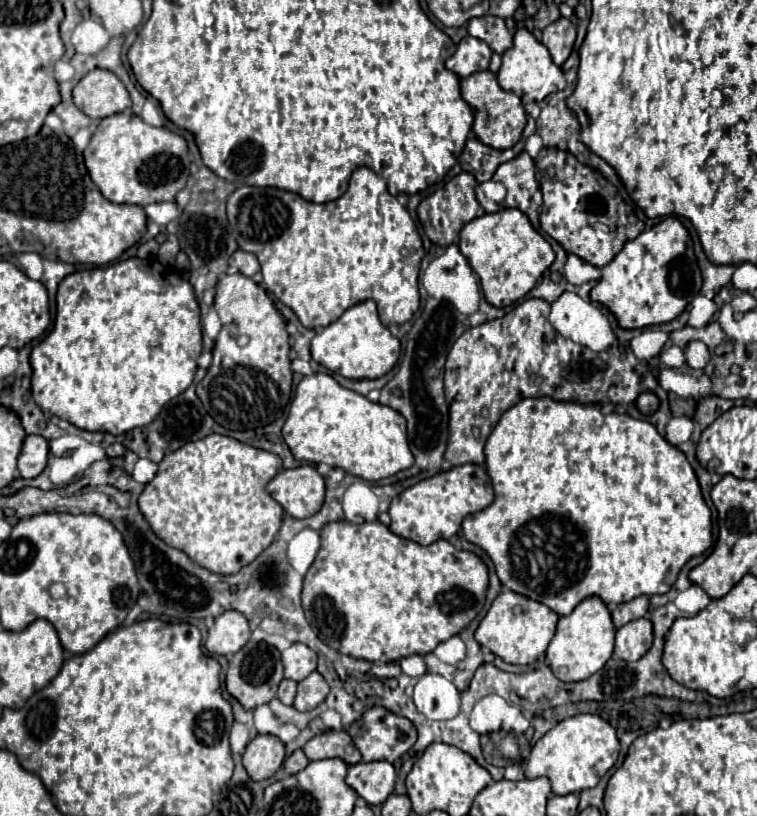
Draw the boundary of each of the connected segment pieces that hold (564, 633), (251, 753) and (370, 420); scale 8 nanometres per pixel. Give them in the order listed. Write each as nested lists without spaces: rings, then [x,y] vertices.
[[[600,598],[582,600],[570,616],[558,620],[556,634],[546,650],[548,666],[562,682],[580,682],[598,672],[612,656],[614,648],[614,624],[606,604]]]
[[[256,736],[242,756],[244,768],[252,780],[266,780],[284,762],[284,744],[274,736]]]
[[[328,374],[302,378],[294,392],[282,436],[296,460],[342,468],[346,474],[368,482],[388,478],[414,464],[406,438],[406,420],[388,406],[374,404],[358,392],[342,388]]]

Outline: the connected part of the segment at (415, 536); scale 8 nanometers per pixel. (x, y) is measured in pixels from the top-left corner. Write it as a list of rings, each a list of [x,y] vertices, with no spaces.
[[[462,464],[426,478],[398,494],[388,508],[388,514],[392,518],[390,530],[402,538],[428,546],[436,540],[448,540],[456,536],[460,532],[462,520],[472,512],[488,508],[492,500],[494,490],[488,474],[476,464]]]

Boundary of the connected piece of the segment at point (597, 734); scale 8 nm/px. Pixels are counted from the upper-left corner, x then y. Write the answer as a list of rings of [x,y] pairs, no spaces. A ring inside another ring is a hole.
[[[578,714],[558,722],[534,744],[524,774],[526,778],[546,776],[552,782],[552,792],[556,796],[566,796],[584,788],[594,788],[598,780],[616,764],[618,752],[620,744],[616,730],[606,720],[596,714]]]

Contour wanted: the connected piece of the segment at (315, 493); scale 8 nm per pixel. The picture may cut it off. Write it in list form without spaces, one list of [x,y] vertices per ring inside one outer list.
[[[298,466],[278,472],[266,486],[268,494],[292,518],[316,514],[324,502],[324,478],[314,466]]]

